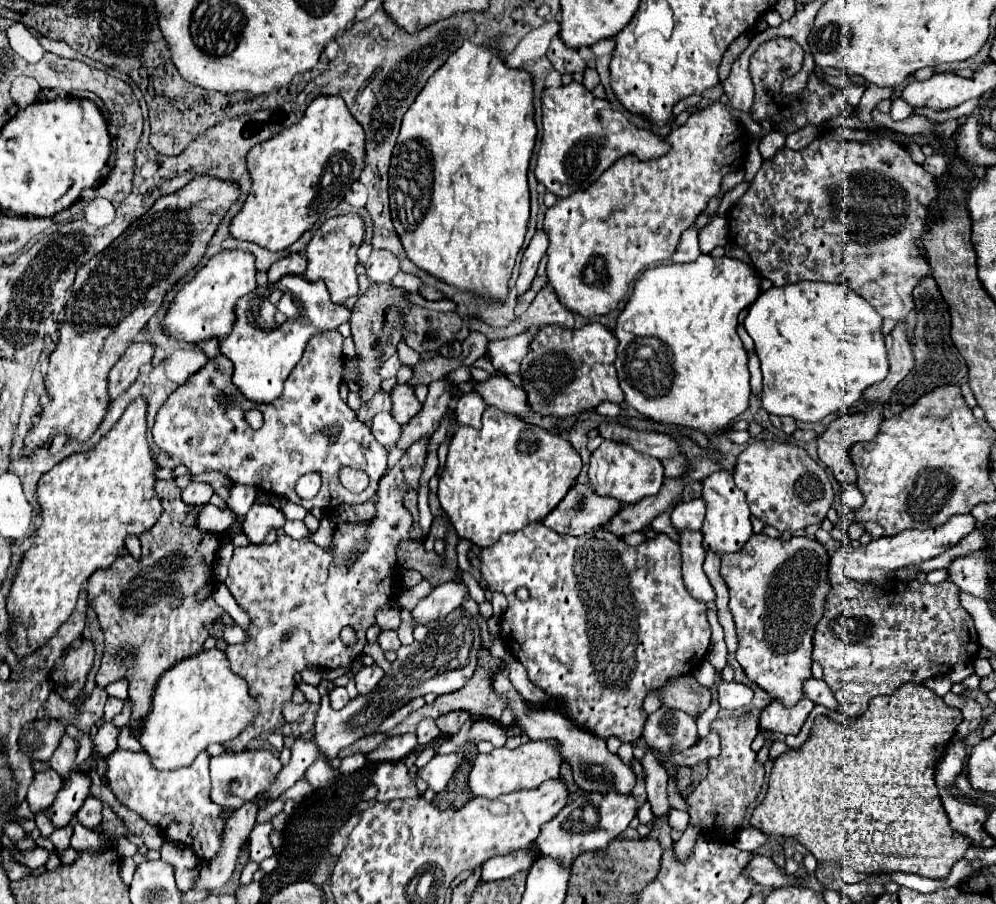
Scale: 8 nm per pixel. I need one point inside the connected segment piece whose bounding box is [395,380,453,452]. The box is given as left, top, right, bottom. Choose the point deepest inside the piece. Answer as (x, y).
(428, 420)

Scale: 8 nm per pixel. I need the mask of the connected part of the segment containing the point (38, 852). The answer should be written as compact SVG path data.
M35 846L33 850L19 850L17 854L15 854L15 862L19 862L19 864L25 864L27 868L31 868L31 870L35 870L35 868L39 868L39 866L43 866L45 864L45 860L47 860L47 850L45 848L41 848L41 846Z

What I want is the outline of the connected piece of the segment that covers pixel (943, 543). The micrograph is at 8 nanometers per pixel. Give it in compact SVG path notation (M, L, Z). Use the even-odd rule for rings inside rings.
M971 514L953 516L941 528L929 530L909 530L895 536L883 536L879 540L871 540L867 546L843 546L829 554L829 582L831 586L845 580L855 580L861 584L879 584L879 574L893 576L893 570L903 566L917 566L925 560L931 560L945 552L947 548L955 546L961 538L965 538L975 528L975 518Z

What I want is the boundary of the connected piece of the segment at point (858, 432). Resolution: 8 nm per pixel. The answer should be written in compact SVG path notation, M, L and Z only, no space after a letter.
M873 404L869 412L861 412L861 414L851 414L845 418L837 418L829 424L829 428L823 432L823 436L817 438L817 456L819 460L831 468L831 472L835 474L835 478L847 486L847 484L855 484L857 474L855 474L855 466L851 464L851 460L847 458L847 448L859 440L873 440L879 432L879 424L883 422L883 404Z

